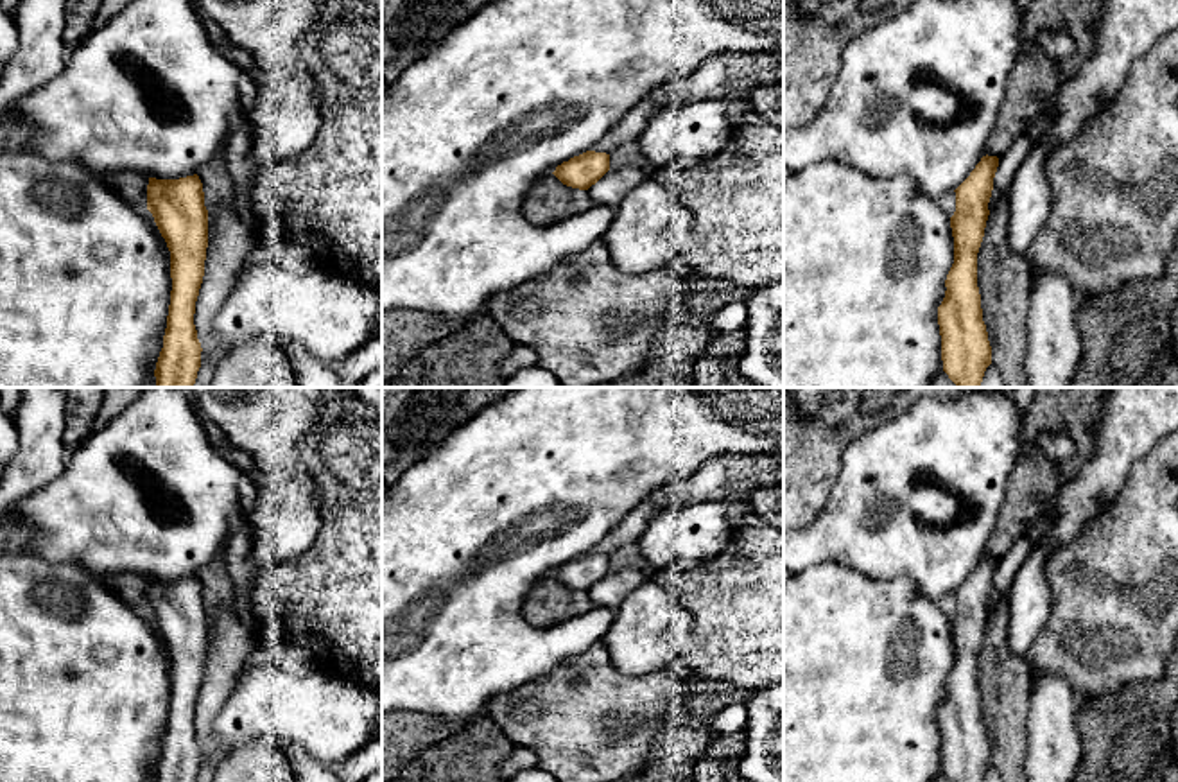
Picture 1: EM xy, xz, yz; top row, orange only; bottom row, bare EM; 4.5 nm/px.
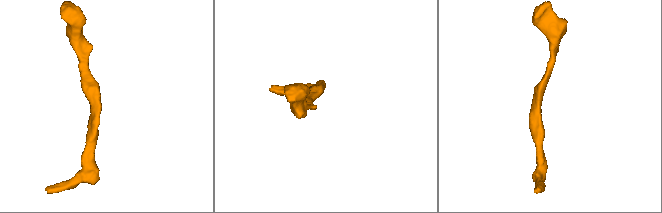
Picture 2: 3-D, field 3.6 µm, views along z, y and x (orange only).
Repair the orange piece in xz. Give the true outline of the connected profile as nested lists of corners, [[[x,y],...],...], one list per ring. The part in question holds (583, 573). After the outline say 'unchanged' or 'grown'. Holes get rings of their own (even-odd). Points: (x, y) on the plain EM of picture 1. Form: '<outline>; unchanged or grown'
[[[586,552],[556,569],[552,574],[563,586],[588,592],[610,572],[610,556]]]; unchanged

